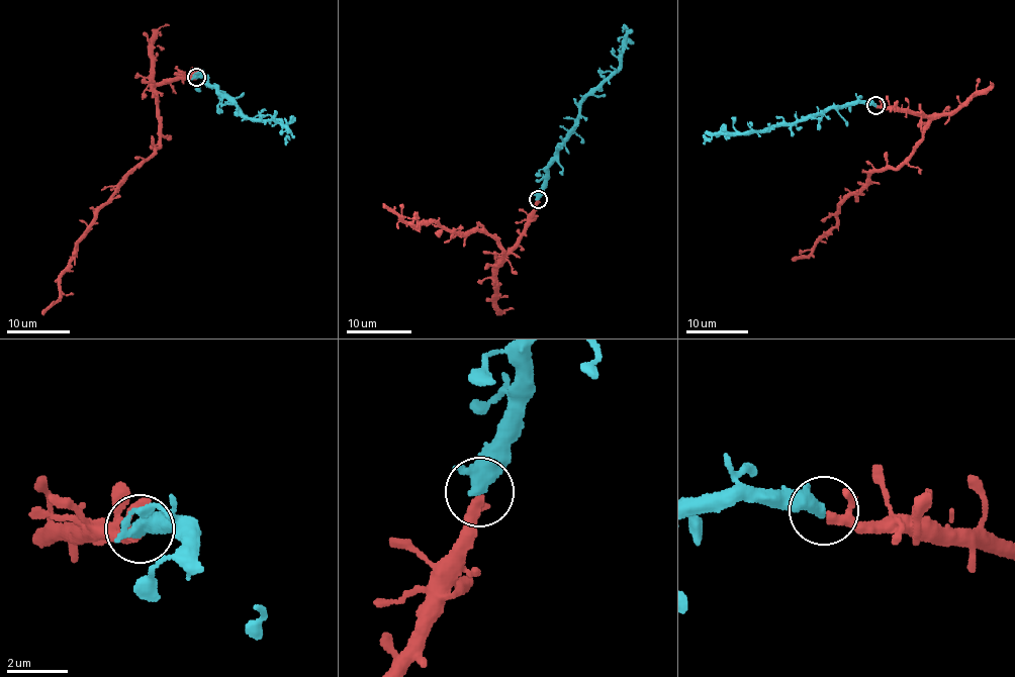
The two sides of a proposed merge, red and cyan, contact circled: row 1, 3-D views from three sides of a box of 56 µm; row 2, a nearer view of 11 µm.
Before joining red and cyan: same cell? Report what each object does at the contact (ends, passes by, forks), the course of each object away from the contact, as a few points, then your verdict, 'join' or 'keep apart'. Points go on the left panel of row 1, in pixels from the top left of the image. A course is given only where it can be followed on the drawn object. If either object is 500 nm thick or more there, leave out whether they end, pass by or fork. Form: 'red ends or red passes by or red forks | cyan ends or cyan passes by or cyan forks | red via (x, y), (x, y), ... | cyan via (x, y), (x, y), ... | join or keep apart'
red via (197, 77), (180, 76), (154, 87), (157, 149), (118, 185), (77, 244), (61, 278), (61, 293), (41, 314) | cyan via (197, 77), (203, 76), (207, 85), (235, 104), (240, 113), (264, 121), (281, 120), (291, 136), (285, 144) | join

